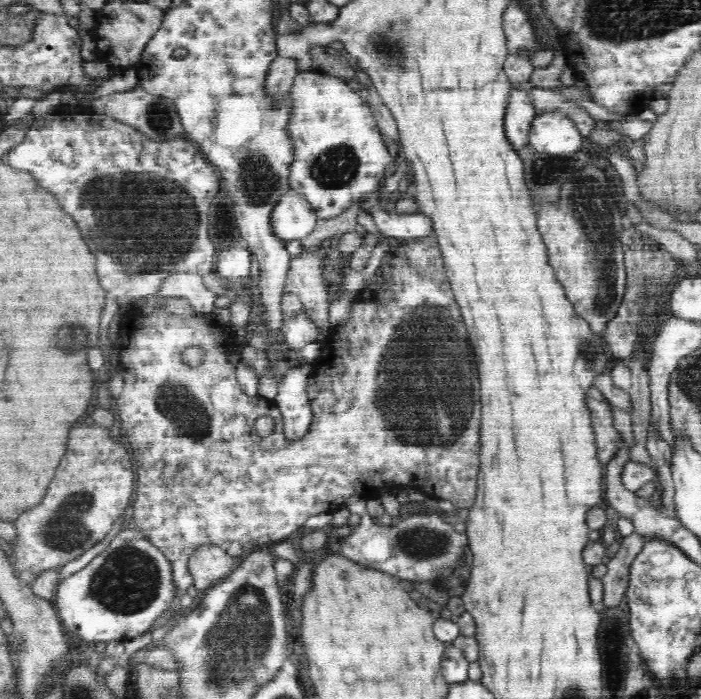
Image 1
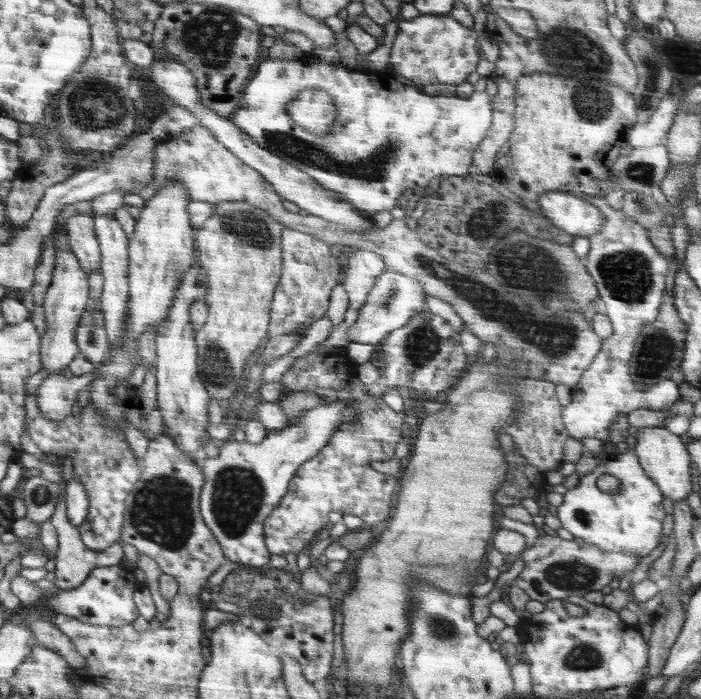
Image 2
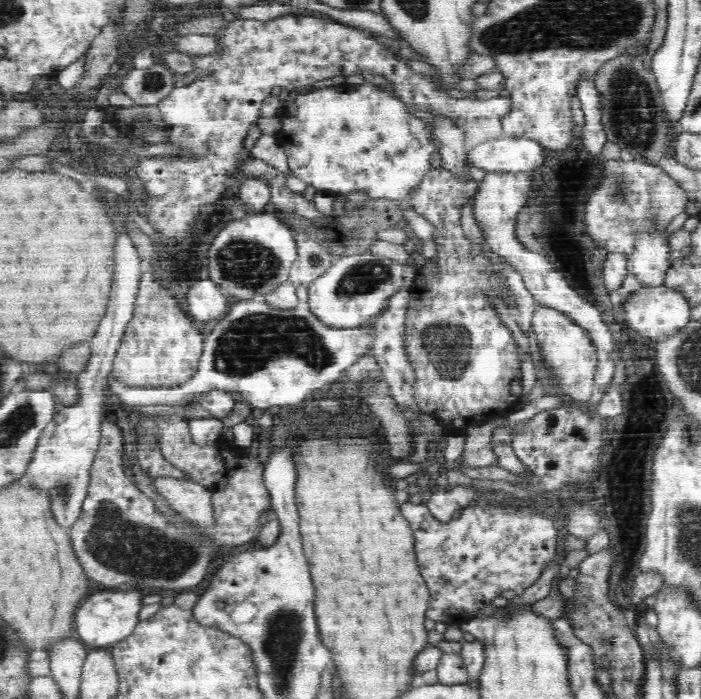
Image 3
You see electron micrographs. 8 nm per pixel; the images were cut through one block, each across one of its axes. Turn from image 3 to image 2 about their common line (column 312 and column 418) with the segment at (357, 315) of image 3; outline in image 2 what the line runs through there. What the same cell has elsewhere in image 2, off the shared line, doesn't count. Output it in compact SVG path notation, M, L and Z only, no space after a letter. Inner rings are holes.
M388 268L378 276L376 284L370 289L364 306L360 307L358 318L348 331L348 340L354 343L376 346L394 330L403 328L414 315L424 308L425 290L420 281L404 276L394 269Z

